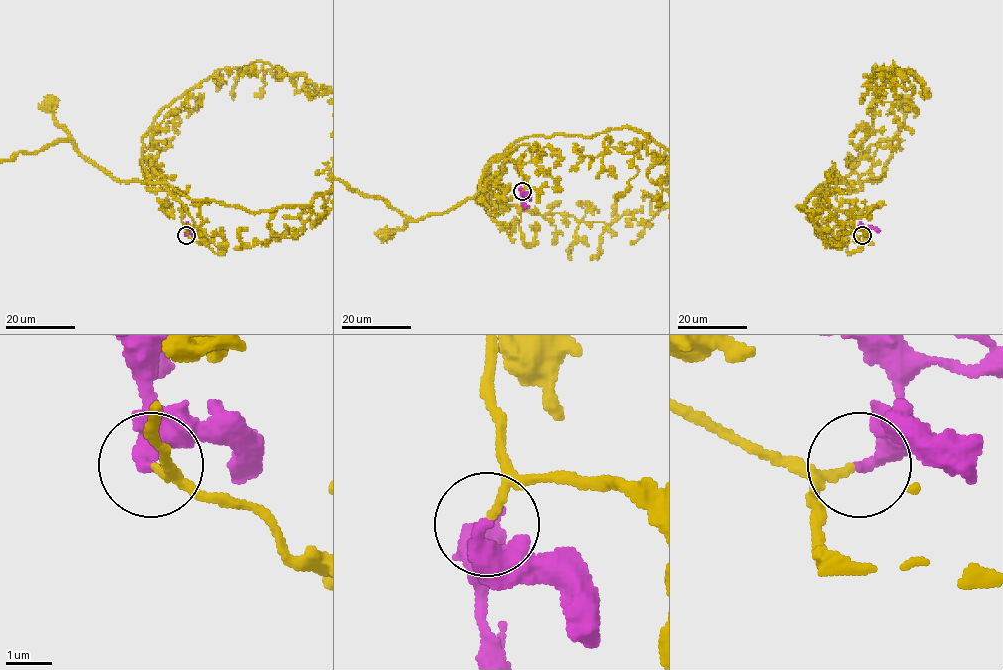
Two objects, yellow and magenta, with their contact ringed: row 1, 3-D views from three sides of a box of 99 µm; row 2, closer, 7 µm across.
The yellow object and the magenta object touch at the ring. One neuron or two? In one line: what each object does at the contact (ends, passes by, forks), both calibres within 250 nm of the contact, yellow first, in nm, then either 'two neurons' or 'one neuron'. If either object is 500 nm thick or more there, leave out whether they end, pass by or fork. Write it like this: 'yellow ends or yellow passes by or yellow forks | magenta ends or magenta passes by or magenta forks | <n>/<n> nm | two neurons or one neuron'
yellow passes by | magenta ends | 120/400 nm | one neuron

